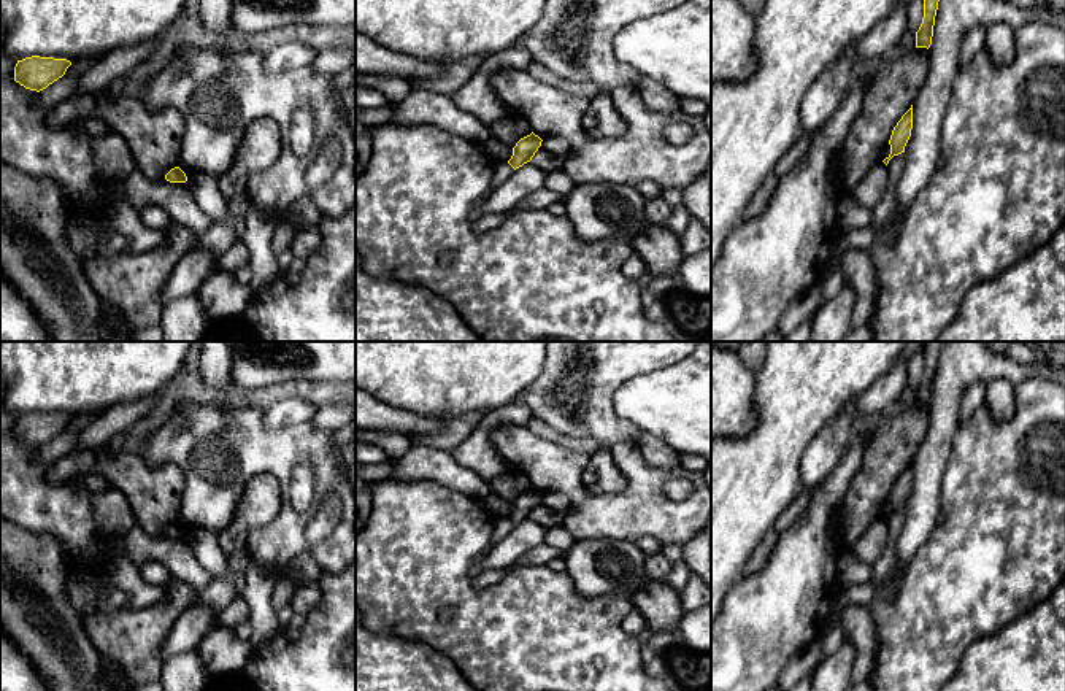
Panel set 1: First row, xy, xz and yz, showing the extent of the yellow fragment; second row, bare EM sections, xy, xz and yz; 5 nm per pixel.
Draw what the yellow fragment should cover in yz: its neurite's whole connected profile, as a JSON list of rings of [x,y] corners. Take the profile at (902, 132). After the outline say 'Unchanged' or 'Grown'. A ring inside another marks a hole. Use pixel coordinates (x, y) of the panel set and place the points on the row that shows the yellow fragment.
[[[913,105],[911,108],[902,116],[902,119],[897,122],[897,125],[892,130],[889,145],[890,145],[890,154],[882,160],[886,165],[894,156],[898,156],[905,152],[905,146],[911,137],[913,129]]]. Unchanged

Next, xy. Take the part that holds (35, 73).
[[[32,56],[17,60],[14,67],[14,81],[30,91],[43,91],[59,78],[71,65],[67,59]]]. Unchanged

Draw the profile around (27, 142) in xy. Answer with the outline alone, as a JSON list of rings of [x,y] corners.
[[[0,27],[0,160],[30,176],[54,180],[62,187],[63,200],[78,208],[76,218],[100,218],[108,207],[103,192],[111,181],[103,180],[94,165],[92,137],[83,137],[76,122],[62,129],[48,124],[49,108],[33,103],[38,92],[14,81],[17,60],[3,51],[3,38],[5,30]]]

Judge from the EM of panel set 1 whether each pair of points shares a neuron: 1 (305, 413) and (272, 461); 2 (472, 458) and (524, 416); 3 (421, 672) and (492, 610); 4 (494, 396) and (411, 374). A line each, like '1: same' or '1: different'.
1: different
2: same
3: different
4: same

